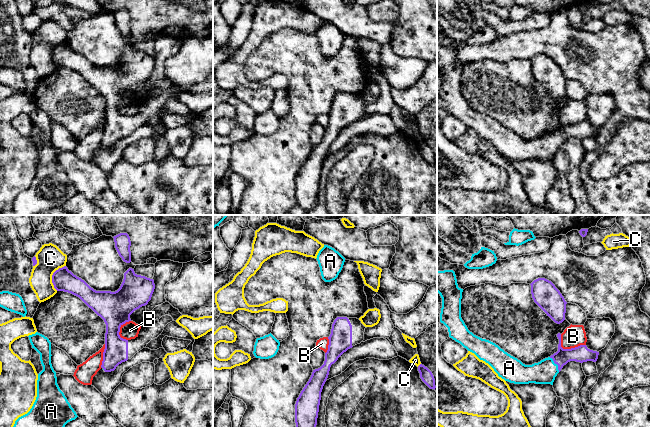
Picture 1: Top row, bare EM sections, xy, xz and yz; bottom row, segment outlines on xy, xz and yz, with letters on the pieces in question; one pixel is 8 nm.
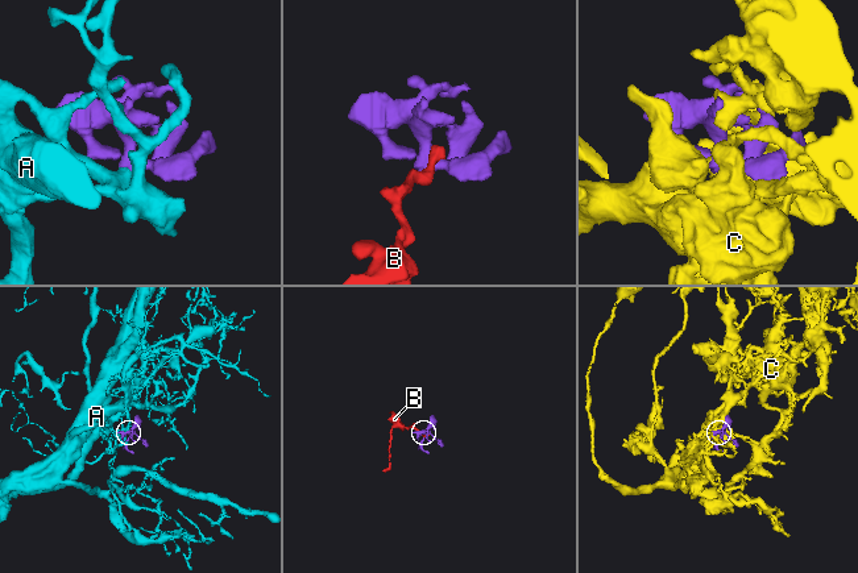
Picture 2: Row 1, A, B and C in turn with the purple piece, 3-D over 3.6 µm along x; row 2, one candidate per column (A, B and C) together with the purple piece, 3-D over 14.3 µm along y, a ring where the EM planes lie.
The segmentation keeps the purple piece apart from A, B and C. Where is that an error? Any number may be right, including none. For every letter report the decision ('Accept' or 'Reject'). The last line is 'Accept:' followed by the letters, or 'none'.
A: Accept
B: Reject
C: Reject
Accept: A

